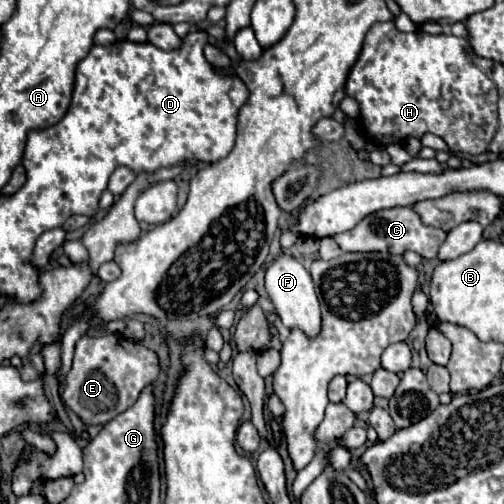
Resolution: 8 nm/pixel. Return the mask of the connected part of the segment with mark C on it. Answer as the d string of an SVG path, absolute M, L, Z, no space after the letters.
M389 208L379 210L369 216L365 216L353 230L335 234L333 240L343 252L391 252L391 254L403 254L407 250L413 250L421 254L423 258L435 258L439 252L439 246L445 240L445 232L439 228L425 226L419 216L411 208Z

